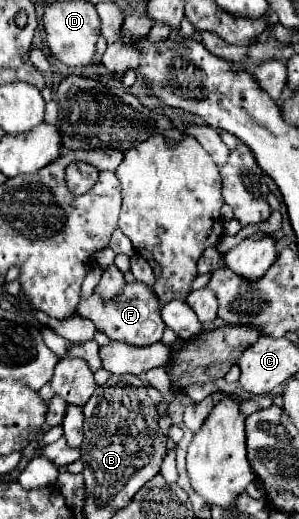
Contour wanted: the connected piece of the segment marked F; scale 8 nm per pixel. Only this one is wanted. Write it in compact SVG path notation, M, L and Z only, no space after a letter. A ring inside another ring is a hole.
M142 281L124 283L120 295L108 303L106 313L102 317L102 323L96 323L96 325L112 341L126 341L126 343L140 345L140 347L160 341L164 327L166 327L162 317L160 317L160 301L154 293L154 289Z

